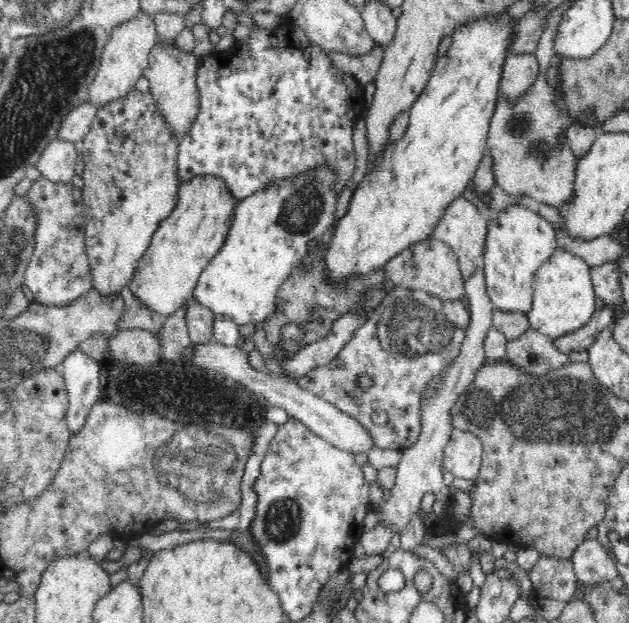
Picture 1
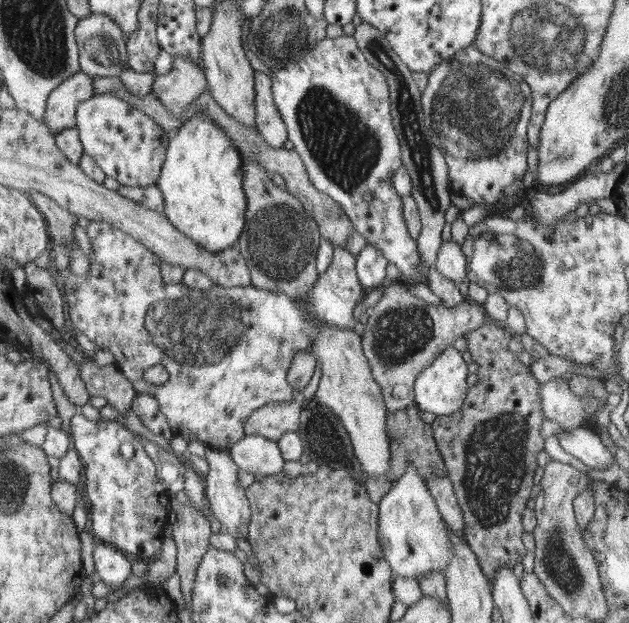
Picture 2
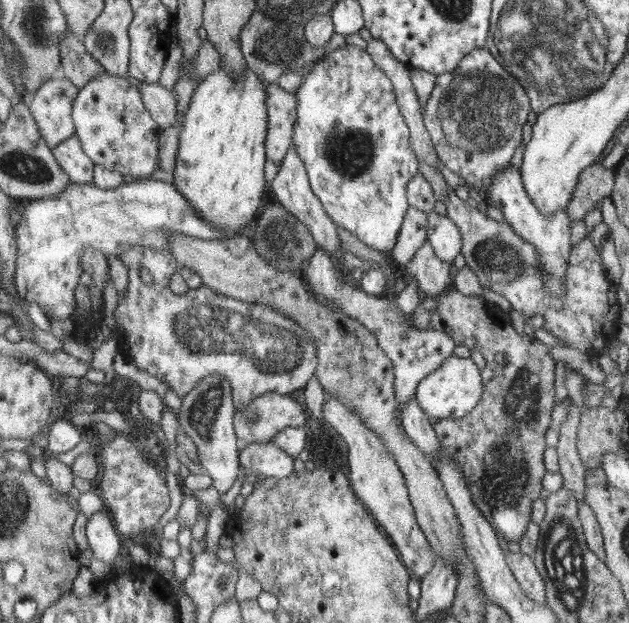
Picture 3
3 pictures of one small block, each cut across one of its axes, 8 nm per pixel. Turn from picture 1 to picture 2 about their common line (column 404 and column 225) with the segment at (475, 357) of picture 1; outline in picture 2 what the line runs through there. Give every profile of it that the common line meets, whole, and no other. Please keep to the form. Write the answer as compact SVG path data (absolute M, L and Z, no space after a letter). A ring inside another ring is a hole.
M207 446L205 459L208 461L210 468L208 474L204 476L205 492L212 513L220 521L222 527L228 530L228 534L234 540L248 541L249 526L250 522L252 522L252 508L247 500L247 489L240 485L238 479L238 465L234 462L227 449L217 449L212 446Z

